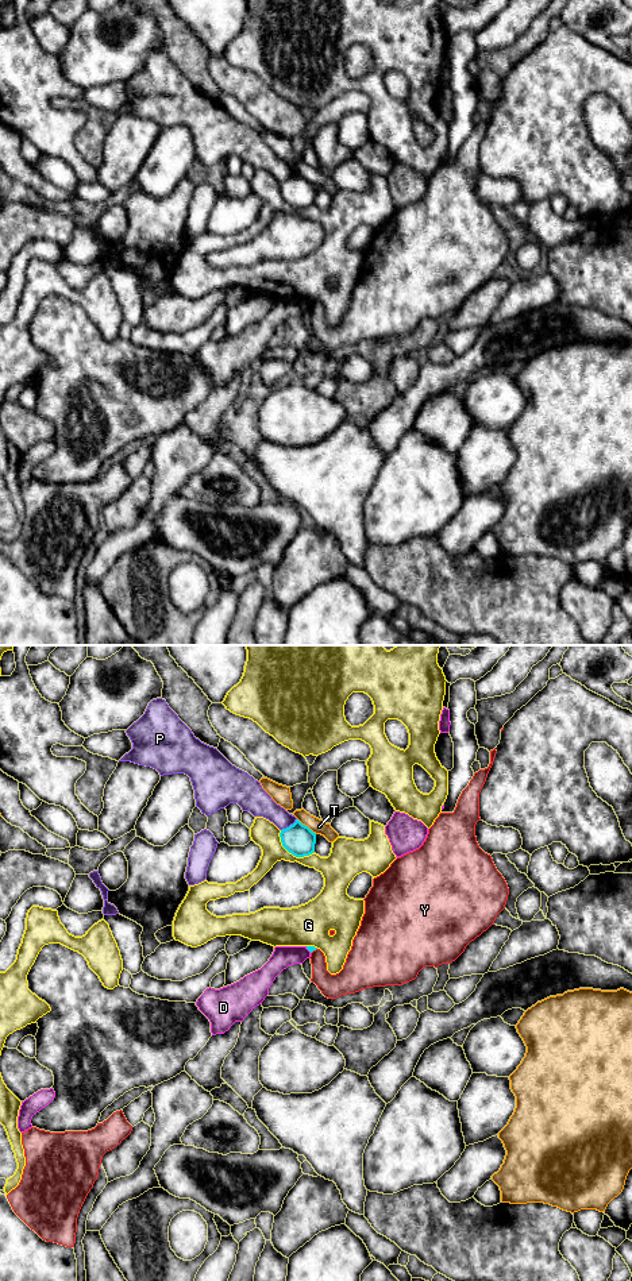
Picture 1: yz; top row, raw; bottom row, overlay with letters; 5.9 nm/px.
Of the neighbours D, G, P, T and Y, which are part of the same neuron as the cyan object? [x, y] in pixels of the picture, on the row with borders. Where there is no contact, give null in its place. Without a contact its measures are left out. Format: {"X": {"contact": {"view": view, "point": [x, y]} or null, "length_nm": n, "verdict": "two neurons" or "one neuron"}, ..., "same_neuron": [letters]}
{"D": {"contact": {"view": "yz", "point": [308, 949]}, "length_nm": 50, "verdict": "two neurons"}, "G": {"contact": {"view": "yz", "point": [291, 852]}, "length_nm": 240, "verdict": "two neurons"}, "P": {"contact": {"view": "yz", "point": [291, 825]}, "length_nm": 120, "verdict": "two neurons"}, "T": {"contact": {"view": "yz", "point": [307, 826]}, "length_nm": 150, "verdict": "two neurons"}, "Y": {"contact": {"view": "yz", "point": [313, 949]}, "length_nm": 50, "verdict": "two neurons"}, "same_neuron": []}

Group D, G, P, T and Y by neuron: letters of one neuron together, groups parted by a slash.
D / G / P / T / Y

